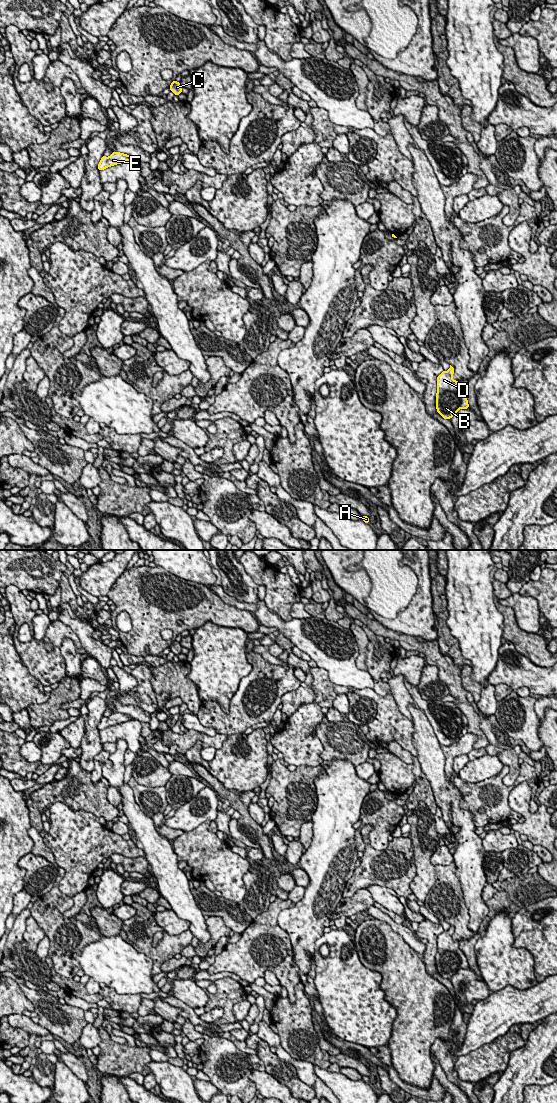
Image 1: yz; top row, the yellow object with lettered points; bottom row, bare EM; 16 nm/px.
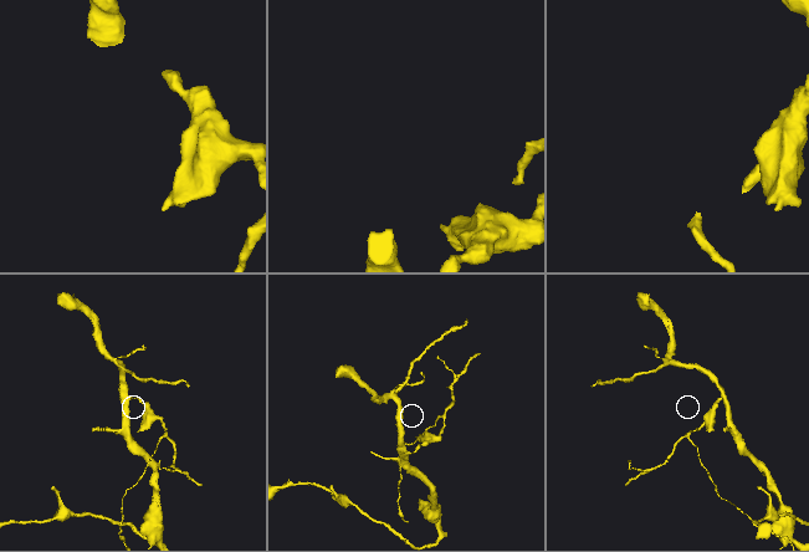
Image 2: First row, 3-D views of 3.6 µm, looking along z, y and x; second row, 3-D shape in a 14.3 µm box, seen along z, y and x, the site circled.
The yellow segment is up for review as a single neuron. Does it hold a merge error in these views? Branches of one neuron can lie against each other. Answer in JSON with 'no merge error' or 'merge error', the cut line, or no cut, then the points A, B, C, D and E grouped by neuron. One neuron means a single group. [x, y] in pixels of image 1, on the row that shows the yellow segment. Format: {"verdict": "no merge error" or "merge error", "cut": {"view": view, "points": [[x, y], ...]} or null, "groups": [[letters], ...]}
{"verdict": "merge error", "cut": {"view": "yz", "points": [[396, 236], [394, 238]]}, "groups": [["A"], ["B", "C", "D", "E"]]}

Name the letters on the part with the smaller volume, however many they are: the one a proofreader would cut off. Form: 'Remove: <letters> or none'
Remove: A

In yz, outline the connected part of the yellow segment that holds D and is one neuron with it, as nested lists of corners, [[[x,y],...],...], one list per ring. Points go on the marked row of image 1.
[[[454,368],[443,371],[437,377],[436,408],[444,419],[451,419],[459,409],[468,409],[466,396],[459,388],[459,382],[452,379]]]

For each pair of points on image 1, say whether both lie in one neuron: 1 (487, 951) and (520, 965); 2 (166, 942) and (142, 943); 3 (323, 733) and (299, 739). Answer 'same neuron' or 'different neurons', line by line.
1: same neuron
2: same neuron
3: different neurons

